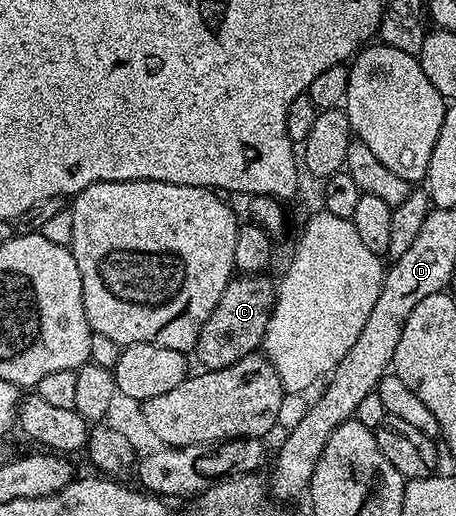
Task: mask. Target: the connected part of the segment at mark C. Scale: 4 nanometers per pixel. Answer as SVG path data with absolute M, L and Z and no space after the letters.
M238 275L224 287L220 303L216 303L212 315L208 315L192 350L203 370L232 367L232 363L244 359L249 353L259 352L266 338L270 312L274 309L275 292L275 282L270 282L266 275Z

